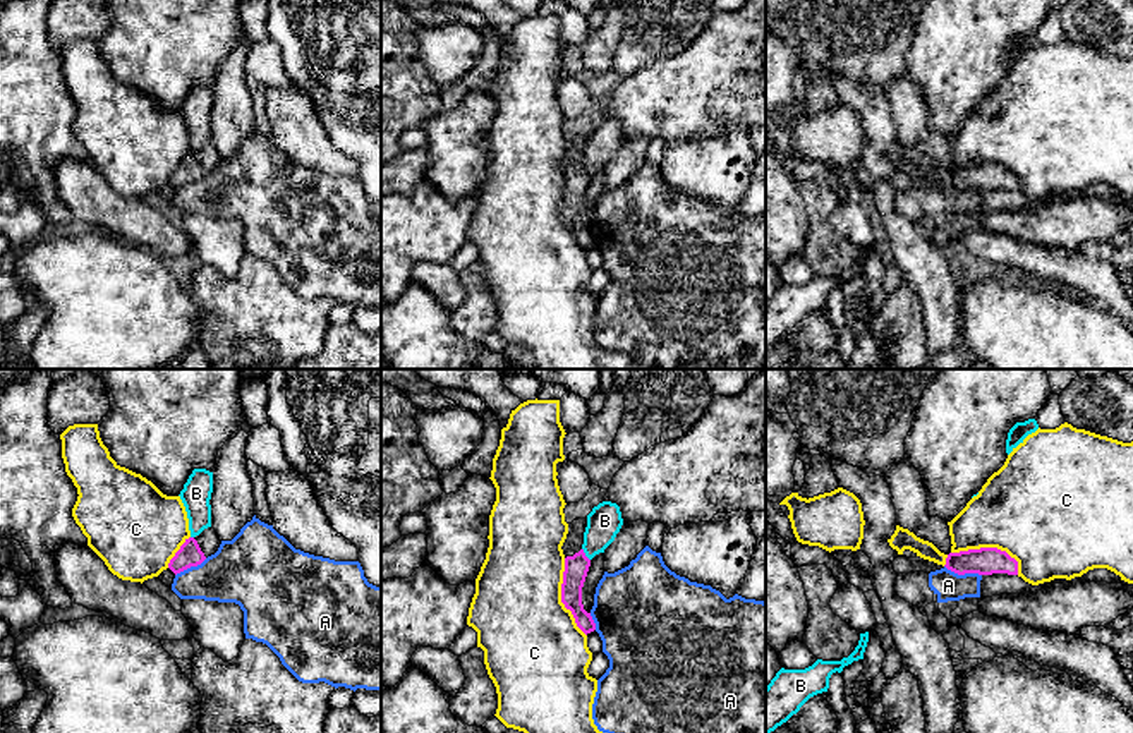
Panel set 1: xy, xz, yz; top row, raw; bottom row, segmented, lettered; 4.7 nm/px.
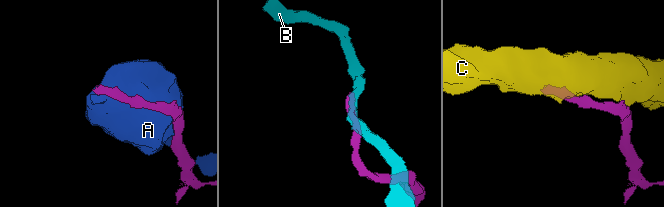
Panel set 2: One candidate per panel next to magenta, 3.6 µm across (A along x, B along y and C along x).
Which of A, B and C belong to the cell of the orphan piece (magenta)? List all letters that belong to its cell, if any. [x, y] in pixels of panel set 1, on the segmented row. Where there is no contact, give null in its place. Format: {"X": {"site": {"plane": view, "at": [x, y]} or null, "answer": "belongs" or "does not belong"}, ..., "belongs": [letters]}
{"A": {"site": {"plane": "yz", "at": [963, 574]}, "answer": "does not belong"}, "B": {"site": {"plane": "xz", "at": [584, 555]}, "answer": "does not belong"}, "C": {"site": {"plane": "xz", "at": [562, 598]}, "answer": "does not belong"}, "belongs": []}

